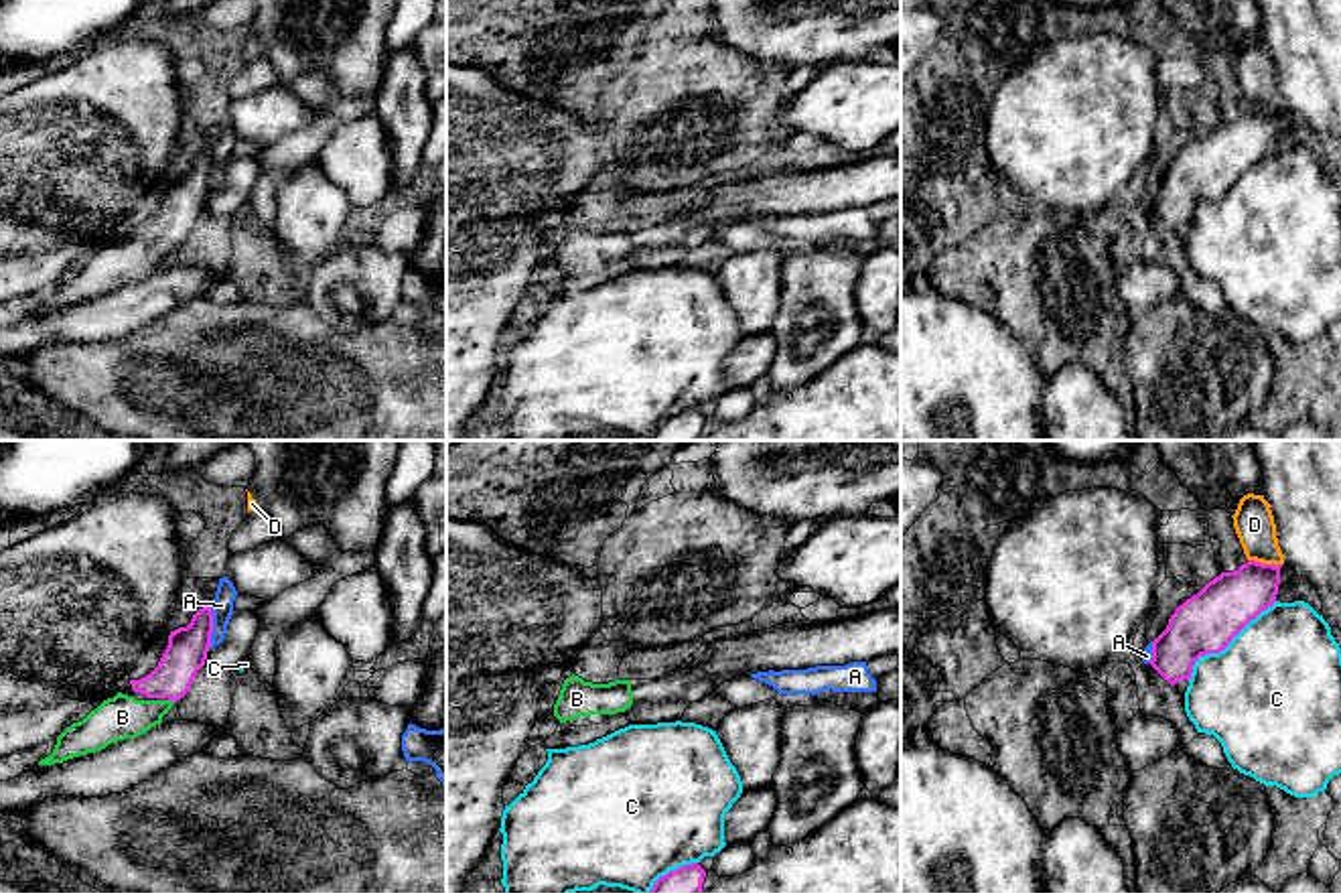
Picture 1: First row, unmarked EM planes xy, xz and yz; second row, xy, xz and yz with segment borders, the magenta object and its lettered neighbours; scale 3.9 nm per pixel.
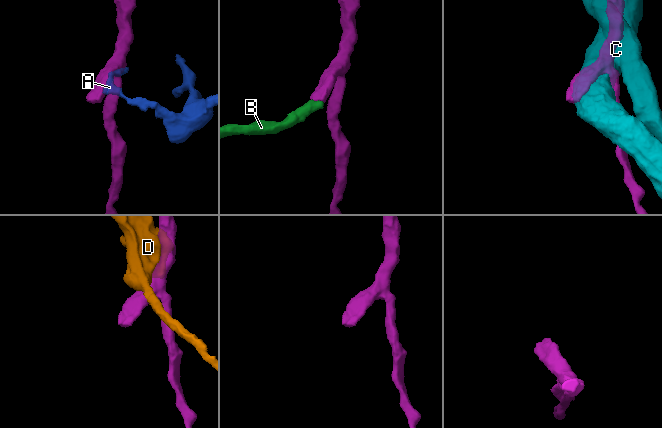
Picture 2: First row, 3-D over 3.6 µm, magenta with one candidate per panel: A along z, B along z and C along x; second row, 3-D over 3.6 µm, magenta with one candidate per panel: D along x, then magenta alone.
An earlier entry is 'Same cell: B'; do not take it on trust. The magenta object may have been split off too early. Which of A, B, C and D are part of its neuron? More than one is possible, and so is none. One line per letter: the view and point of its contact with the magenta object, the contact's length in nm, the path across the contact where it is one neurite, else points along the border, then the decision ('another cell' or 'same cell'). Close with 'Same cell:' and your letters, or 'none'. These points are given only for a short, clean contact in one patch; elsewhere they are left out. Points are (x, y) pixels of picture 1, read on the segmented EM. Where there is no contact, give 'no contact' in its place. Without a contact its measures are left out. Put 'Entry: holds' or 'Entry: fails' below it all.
A: xy (212, 628) | 170 nm | another cell
B: xy (171, 699) | 30 nm | across xy (185, 654), (173, 676), (171, 699), (151, 713), (122, 717) | same cell
C: yz (1226, 646) | 480 nm | another cell
D: yz (1264, 565) | 140 nm | another cell
Same cell: B
Entry: holds

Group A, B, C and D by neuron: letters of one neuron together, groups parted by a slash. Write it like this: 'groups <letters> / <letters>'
groups A / B / C / D

